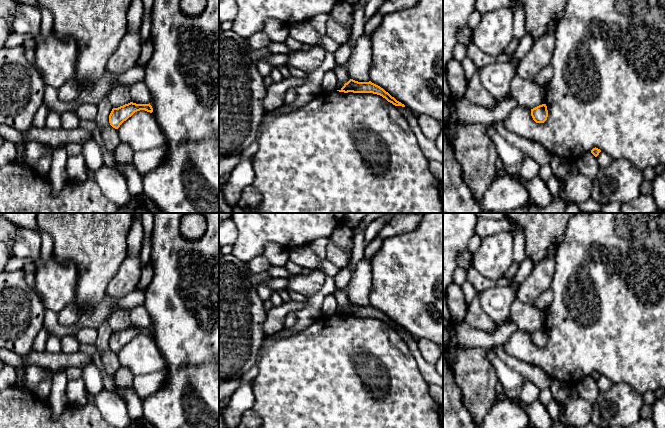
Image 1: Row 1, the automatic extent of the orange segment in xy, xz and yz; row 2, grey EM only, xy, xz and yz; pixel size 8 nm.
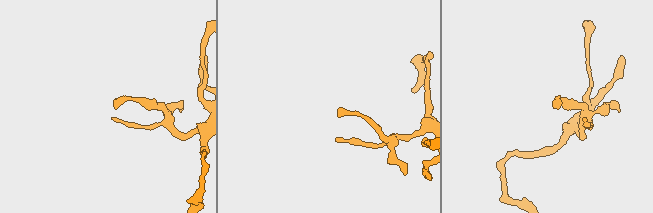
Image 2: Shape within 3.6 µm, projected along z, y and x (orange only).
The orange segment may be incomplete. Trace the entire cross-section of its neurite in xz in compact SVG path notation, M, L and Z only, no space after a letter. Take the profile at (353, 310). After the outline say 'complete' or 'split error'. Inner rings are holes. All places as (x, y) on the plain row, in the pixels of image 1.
M350 303L347 307L344 308L344 310L337 314L339 316L353 316L353 317L373 317L382 320L385 322L388 326L392 327L395 330L402 330L405 331L404 328L397 325L394 321L392 321L388 316L386 316L383 312L380 310L369 306L358 306L353 303Z; complete

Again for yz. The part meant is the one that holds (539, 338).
M542 328L531 333L531 340L536 347L544 347L548 341L546 328Z; complete

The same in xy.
M130 326L118 332L113 332L109 339L109 347L113 352L118 353L124 345L131 341L135 336L140 334L145 334L150 337L153 336L153 332L150 327L136 328Z; complete

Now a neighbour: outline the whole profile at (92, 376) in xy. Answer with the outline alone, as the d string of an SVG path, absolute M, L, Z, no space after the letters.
M93 362L82 368L82 377L88 394L97 395L104 389L101 371Z

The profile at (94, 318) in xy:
M135 288L133 291L123 296L120 300L115 300L106 294L103 301L95 308L84 311L76 324L71 326L63 326L58 322L57 314L45 309L44 327L49 335L55 335L62 338L70 335L83 327L98 328L109 316L111 307L118 304L120 309L131 311L133 308L143 305L145 299L145 290Z

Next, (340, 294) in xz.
M336 288L333 295L338 302L336 314L341 314L344 308L350 304L350 301L347 298L347 291L344 288L343 289Z

